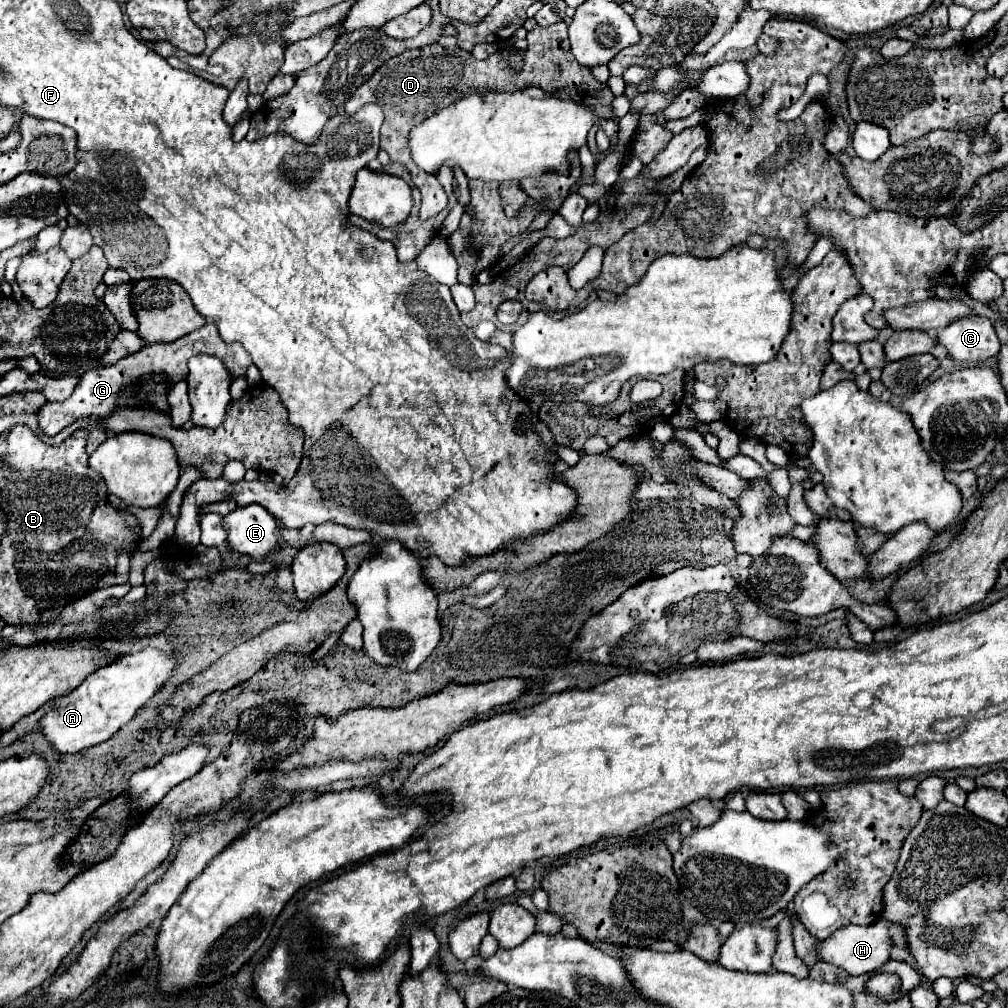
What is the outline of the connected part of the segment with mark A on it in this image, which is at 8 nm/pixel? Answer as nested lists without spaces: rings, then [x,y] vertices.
[[[152,647],[122,655],[118,661],[88,675],[72,693],[58,697],[54,701],[54,707],[40,721],[40,733],[62,755],[78,753],[86,747],[110,739],[154,693],[160,691],[164,681],[170,677],[176,661],[176,657],[166,657],[162,651]]]

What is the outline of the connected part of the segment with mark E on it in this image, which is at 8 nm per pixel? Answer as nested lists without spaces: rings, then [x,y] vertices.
[[[260,505],[236,507],[222,517],[222,525],[228,531],[228,545],[236,553],[262,559],[278,545],[278,519]]]

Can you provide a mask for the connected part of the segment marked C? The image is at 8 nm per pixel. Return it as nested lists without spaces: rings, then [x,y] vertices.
[[[978,315],[960,317],[948,323],[936,331],[936,341],[956,363],[980,363],[988,357],[998,355],[1000,351],[1000,341],[994,333],[994,327],[990,325],[990,319]]]

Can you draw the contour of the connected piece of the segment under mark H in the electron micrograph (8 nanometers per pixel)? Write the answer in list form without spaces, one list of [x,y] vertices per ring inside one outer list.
[[[876,921],[866,927],[860,927],[860,925],[840,927],[828,939],[816,943],[816,953],[820,961],[832,963],[848,971],[850,975],[866,975],[866,973],[878,971],[890,959],[890,951],[892,951],[892,941],[890,941],[888,927],[884,921]]]

